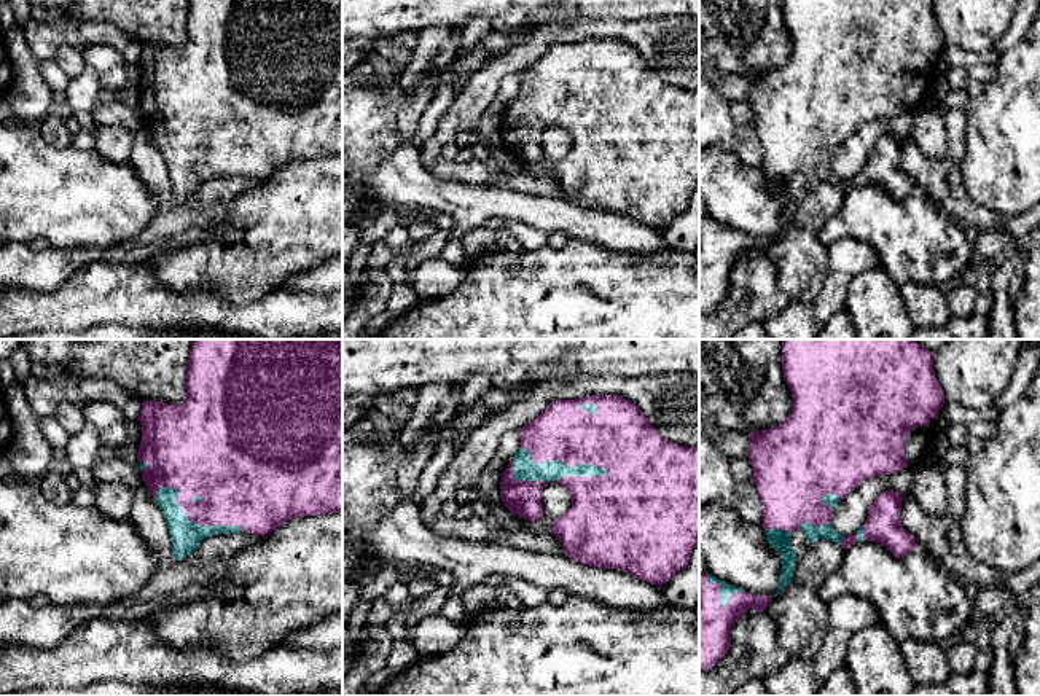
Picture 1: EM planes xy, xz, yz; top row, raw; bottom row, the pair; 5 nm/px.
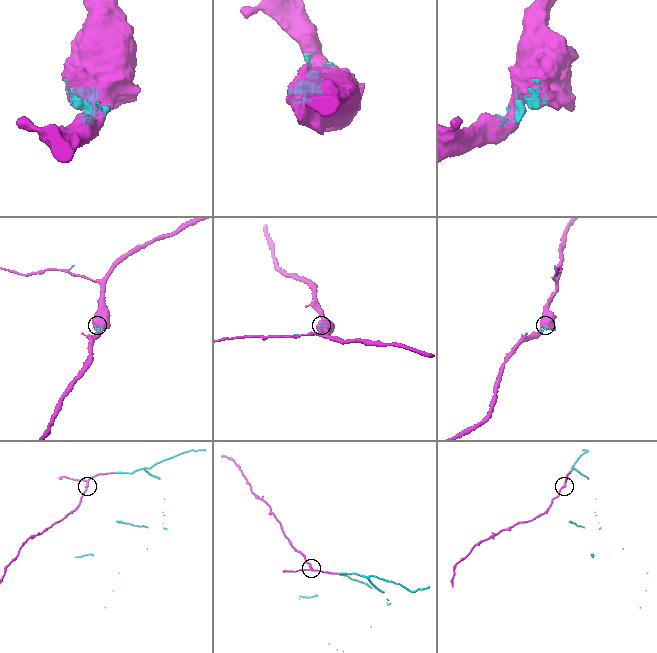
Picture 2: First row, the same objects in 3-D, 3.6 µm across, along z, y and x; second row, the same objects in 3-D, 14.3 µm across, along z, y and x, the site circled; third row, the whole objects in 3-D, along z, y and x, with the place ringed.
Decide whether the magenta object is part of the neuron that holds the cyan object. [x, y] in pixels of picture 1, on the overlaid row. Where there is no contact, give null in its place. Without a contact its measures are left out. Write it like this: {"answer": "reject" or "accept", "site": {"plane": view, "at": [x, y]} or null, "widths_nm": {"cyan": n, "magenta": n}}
{"answer": "accept", "site": {"plane": "xz", "at": [563, 462]}, "widths_nm": {"cyan": 110, "magenta": 300}}

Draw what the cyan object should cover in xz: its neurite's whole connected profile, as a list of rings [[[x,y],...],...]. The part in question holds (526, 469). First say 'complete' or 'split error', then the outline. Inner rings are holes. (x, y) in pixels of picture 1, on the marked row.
split error; [[[556,400],[521,428],[521,448],[500,481],[503,505],[519,518],[542,519],[542,492],[549,481],[572,494],[572,508],[553,522],[572,561],[618,569],[656,586],[688,565],[699,540],[699,446],[663,438],[629,400]]]

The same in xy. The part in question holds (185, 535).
split error; [[[193,339],[188,355],[186,397],[182,405],[143,401],[139,422],[142,440],[137,451],[142,479],[164,513],[178,561],[194,553],[204,538],[218,534],[268,535],[295,518],[342,511],[342,339]]]

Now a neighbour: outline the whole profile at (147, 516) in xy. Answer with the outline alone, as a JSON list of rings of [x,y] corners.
[[[145,483],[135,489],[129,521],[151,549],[158,569],[169,569],[178,564],[177,556],[172,553],[172,540],[164,513]]]

